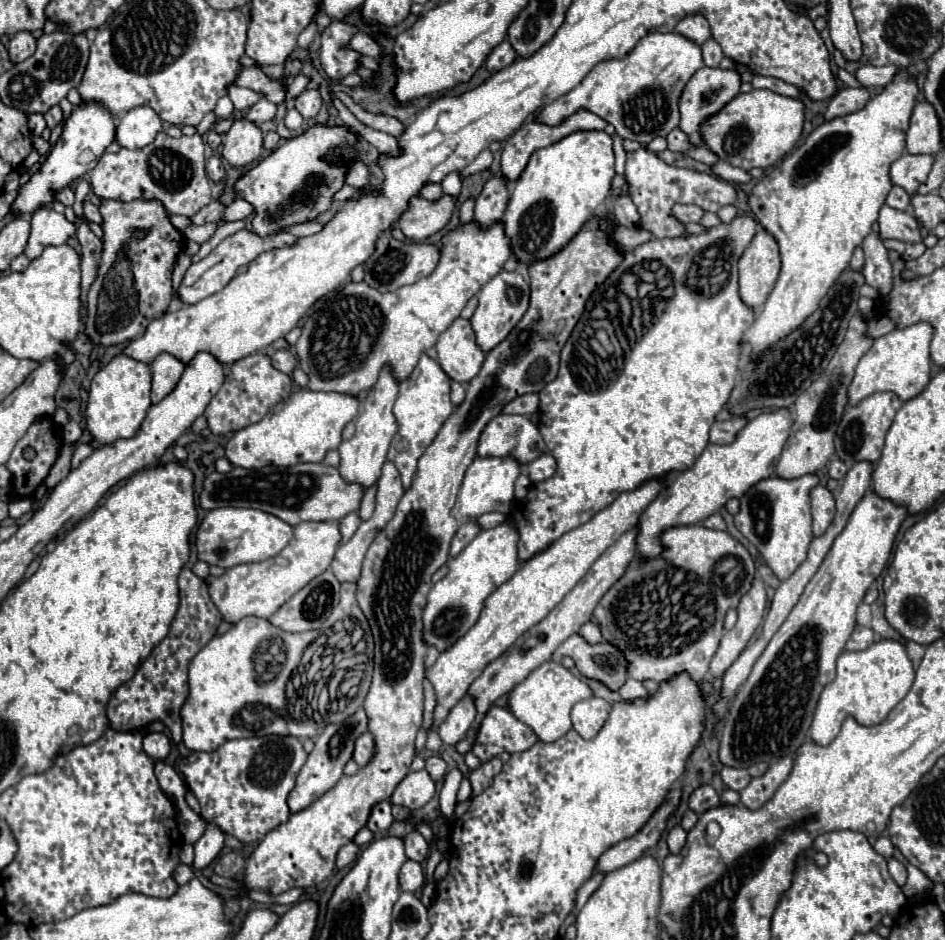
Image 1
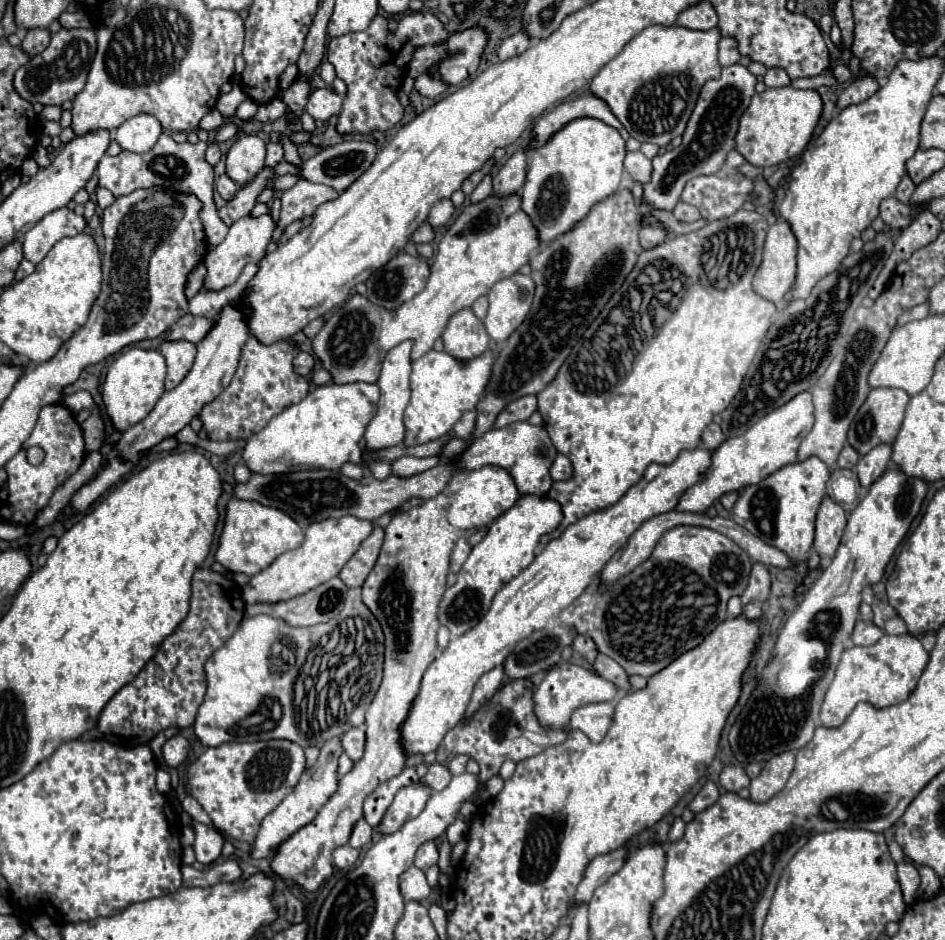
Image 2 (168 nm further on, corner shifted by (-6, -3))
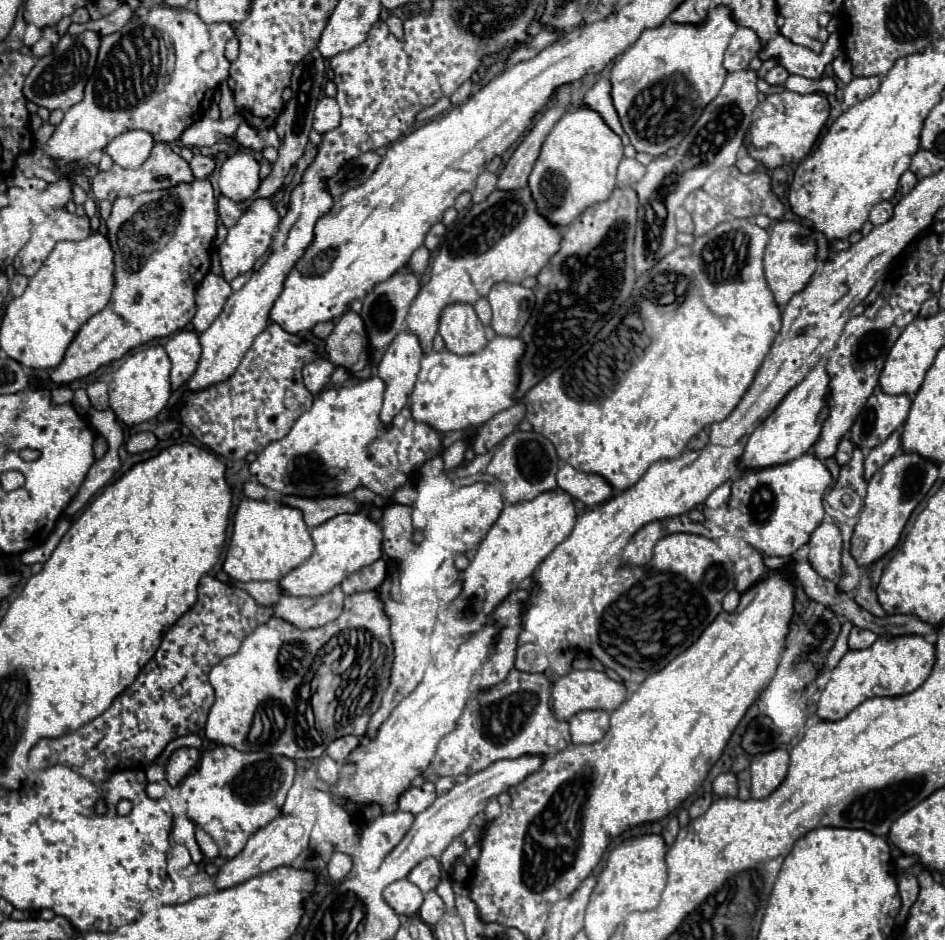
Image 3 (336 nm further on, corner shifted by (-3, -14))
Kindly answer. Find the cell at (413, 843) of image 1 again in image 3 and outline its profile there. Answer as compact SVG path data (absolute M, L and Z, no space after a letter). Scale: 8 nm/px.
M427 857L417 867L413 867L413 871L409 873L407 879L411 883L415 883L423 893L427 893L427 891L433 891L439 885L441 877L443 877L443 873L441 873L439 861L435 857Z

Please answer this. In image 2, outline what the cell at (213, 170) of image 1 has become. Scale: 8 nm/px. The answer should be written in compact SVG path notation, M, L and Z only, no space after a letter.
M222 174L222 176L218 176L218 180L216 180L216 190L218 190L218 194L224 198L224 200L230 200L234 194L236 194L236 182L228 176L228 174Z

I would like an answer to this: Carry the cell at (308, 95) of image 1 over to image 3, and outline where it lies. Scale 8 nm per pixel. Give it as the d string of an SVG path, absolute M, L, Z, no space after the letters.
M323 97L315 109L315 123L313 123L313 129L319 131L321 135L335 129L341 121L341 111L339 111L339 105L333 97Z

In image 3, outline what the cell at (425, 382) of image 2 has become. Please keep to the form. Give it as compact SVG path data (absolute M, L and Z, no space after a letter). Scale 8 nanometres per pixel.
M495 335L487 343L485 349L481 349L479 353L471 353L471 355L455 355L447 349L425 353L421 359L421 371L417 375L417 383L411 393L411 403L409 403L413 417L417 421L429 423L441 433L479 427L487 423L493 415L517 403L513 395L517 391L517 363L523 353L525 353L525 343L521 343L521 337L501 337L501 335Z

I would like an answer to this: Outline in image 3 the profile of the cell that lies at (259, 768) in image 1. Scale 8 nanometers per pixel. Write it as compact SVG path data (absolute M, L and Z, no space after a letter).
M219 745L205 751L199 767L183 779L183 783L171 787L166 780L164 798L169 802L174 817L183 813L197 827L201 827L217 843L219 853L227 859L235 857L247 843L247 839L267 823L271 823L285 803L287 791L293 785L295 761L283 755L243 753L233 747Z

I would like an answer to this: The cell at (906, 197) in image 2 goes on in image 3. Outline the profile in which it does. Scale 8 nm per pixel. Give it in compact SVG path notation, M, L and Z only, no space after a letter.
M905 171L899 179L899 195L907 195L915 185L917 185L917 177L913 175L913 171Z

